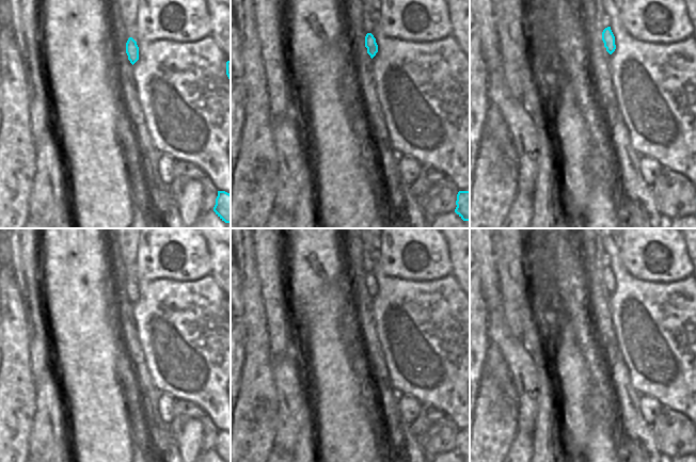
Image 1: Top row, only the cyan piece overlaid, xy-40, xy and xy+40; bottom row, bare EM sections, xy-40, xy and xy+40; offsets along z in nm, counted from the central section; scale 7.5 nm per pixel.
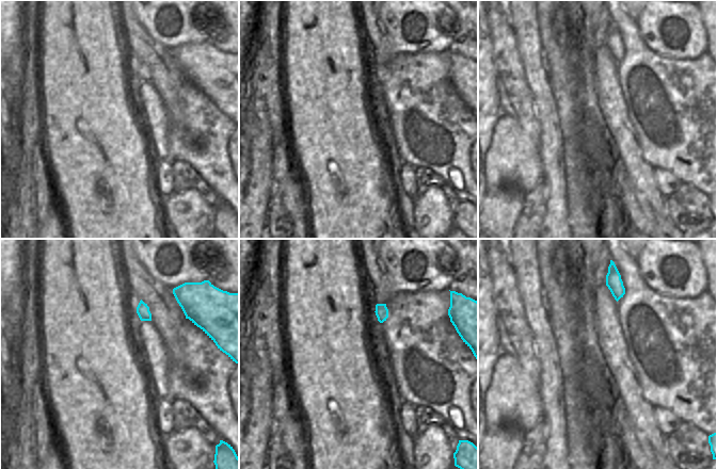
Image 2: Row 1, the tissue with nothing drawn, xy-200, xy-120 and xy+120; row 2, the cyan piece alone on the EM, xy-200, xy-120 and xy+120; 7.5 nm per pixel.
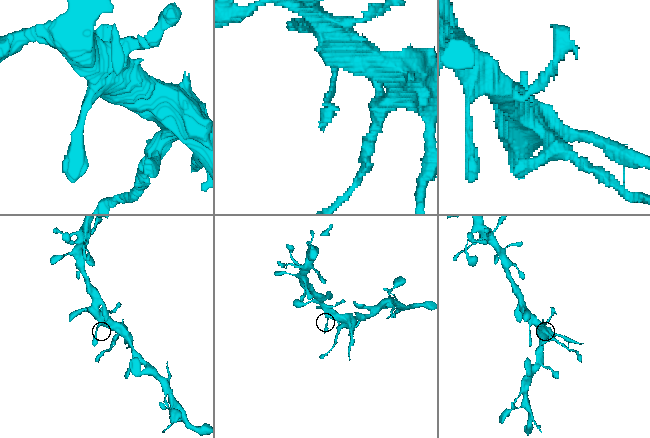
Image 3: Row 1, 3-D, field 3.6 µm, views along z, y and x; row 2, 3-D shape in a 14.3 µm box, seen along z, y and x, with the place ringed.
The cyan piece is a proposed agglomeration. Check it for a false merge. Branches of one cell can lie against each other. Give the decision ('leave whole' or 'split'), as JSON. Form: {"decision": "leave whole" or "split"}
{"decision": "split"}

